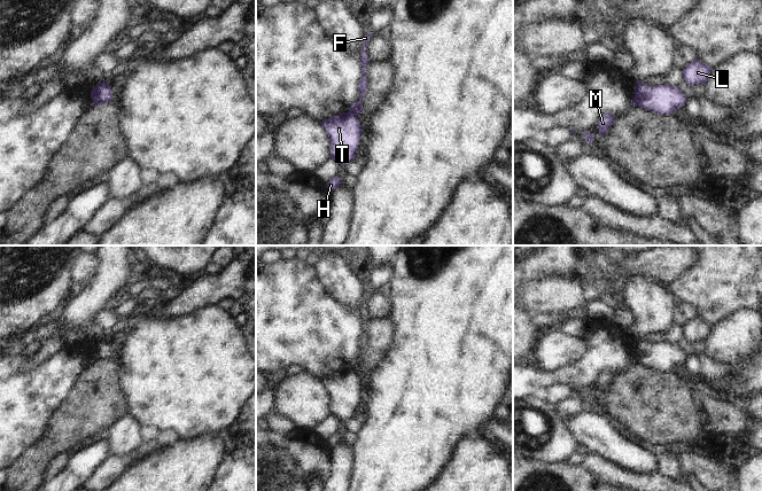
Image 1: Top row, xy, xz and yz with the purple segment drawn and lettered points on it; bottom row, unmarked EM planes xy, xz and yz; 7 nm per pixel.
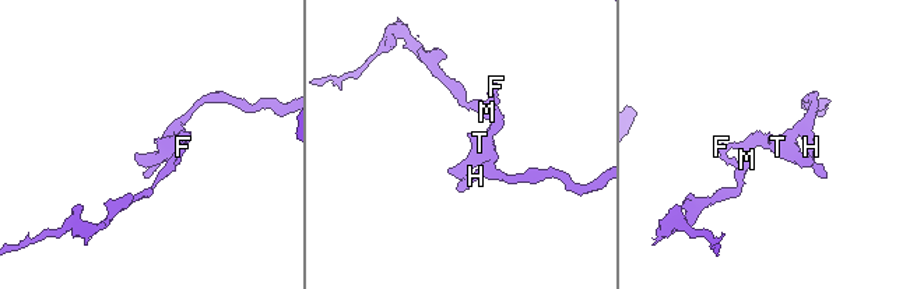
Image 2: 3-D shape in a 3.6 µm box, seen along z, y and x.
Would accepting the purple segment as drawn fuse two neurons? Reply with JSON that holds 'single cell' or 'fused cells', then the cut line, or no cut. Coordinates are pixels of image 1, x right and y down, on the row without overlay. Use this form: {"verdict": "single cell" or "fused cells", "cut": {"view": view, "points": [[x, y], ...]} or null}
{"verdict": "fused cells", "cut": {"view": "xz", "points": [[350, 367], [355, 372]]}}

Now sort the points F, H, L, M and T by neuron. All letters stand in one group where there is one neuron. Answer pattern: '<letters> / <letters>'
F M / H L T

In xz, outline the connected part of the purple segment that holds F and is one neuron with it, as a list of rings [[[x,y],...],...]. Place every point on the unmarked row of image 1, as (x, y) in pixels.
[[[365,291],[363,294],[363,302],[361,302],[361,312],[360,312],[360,319],[363,322],[363,333],[358,341],[358,348],[359,348],[359,357],[350,363],[349,367],[353,369],[355,372],[359,372],[364,369],[364,366],[361,364],[361,356],[364,354],[366,348],[367,348],[367,334],[366,334],[366,325],[371,320],[367,312],[366,312],[366,302],[368,297],[371,296],[371,291]]]

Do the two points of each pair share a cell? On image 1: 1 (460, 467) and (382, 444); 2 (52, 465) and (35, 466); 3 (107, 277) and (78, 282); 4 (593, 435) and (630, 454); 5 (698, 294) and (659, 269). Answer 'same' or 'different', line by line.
1: different
2: different
3: different
4: same
5: different

